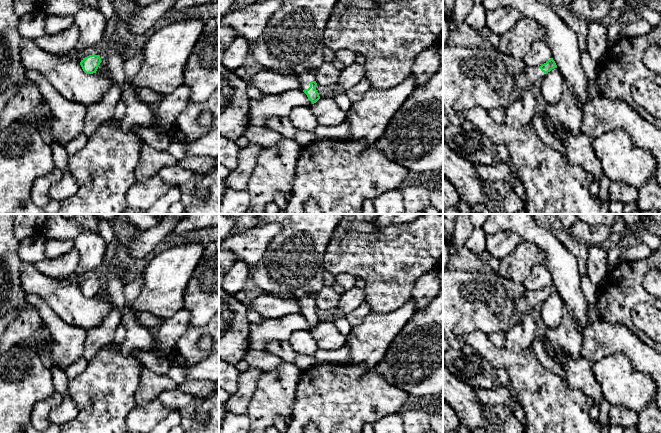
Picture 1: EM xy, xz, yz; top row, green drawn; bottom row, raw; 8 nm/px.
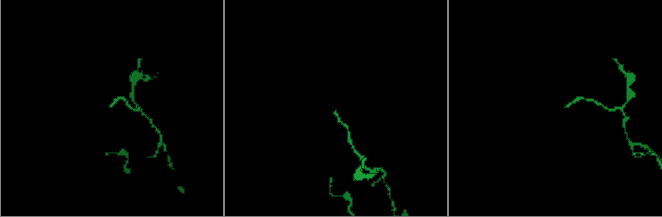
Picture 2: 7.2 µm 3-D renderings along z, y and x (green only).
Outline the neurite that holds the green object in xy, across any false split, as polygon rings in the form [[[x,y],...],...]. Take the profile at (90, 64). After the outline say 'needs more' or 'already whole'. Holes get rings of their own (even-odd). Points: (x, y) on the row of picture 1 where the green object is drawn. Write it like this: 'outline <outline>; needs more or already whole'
outline [[[94,54],[94,55],[89,55],[85,57],[80,62],[80,65],[86,74],[93,74],[93,73],[96,73],[100,63],[101,63],[100,55]]]; already whole

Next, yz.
outline [[[443,44],[443,111],[454,125],[462,124],[462,112],[474,107],[504,108],[519,100],[525,88],[539,85],[552,69],[557,68],[553,58],[541,66],[529,67],[523,60],[508,56],[492,46],[487,49]]]; needs more

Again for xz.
outline [[[281,0],[280,8],[273,14],[269,20],[264,32],[253,43],[251,54],[255,62],[267,69],[281,74],[296,74],[301,81],[301,89],[307,95],[312,104],[319,99],[319,93],[316,90],[316,71],[324,63],[323,33],[327,22],[333,12],[338,0]]]; needs more

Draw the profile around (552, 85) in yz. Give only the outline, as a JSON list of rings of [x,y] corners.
[[[557,68],[546,73],[545,77],[539,82],[539,86],[548,105],[555,105],[560,102],[564,85],[564,78]]]

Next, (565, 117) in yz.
[[[565,83],[559,103],[547,106],[552,135],[560,141],[563,134],[581,133],[582,109],[577,104],[573,91]]]

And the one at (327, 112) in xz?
[[[320,98],[311,109],[320,126],[339,126],[346,118],[346,111],[333,98]]]

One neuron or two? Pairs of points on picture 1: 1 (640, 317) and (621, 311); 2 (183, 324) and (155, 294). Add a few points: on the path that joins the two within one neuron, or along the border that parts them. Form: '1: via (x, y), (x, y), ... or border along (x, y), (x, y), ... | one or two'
1: border along (640, 302), (633, 309), (633, 323), (646, 335) | two
2: border along (182, 306), (164, 320) | two

